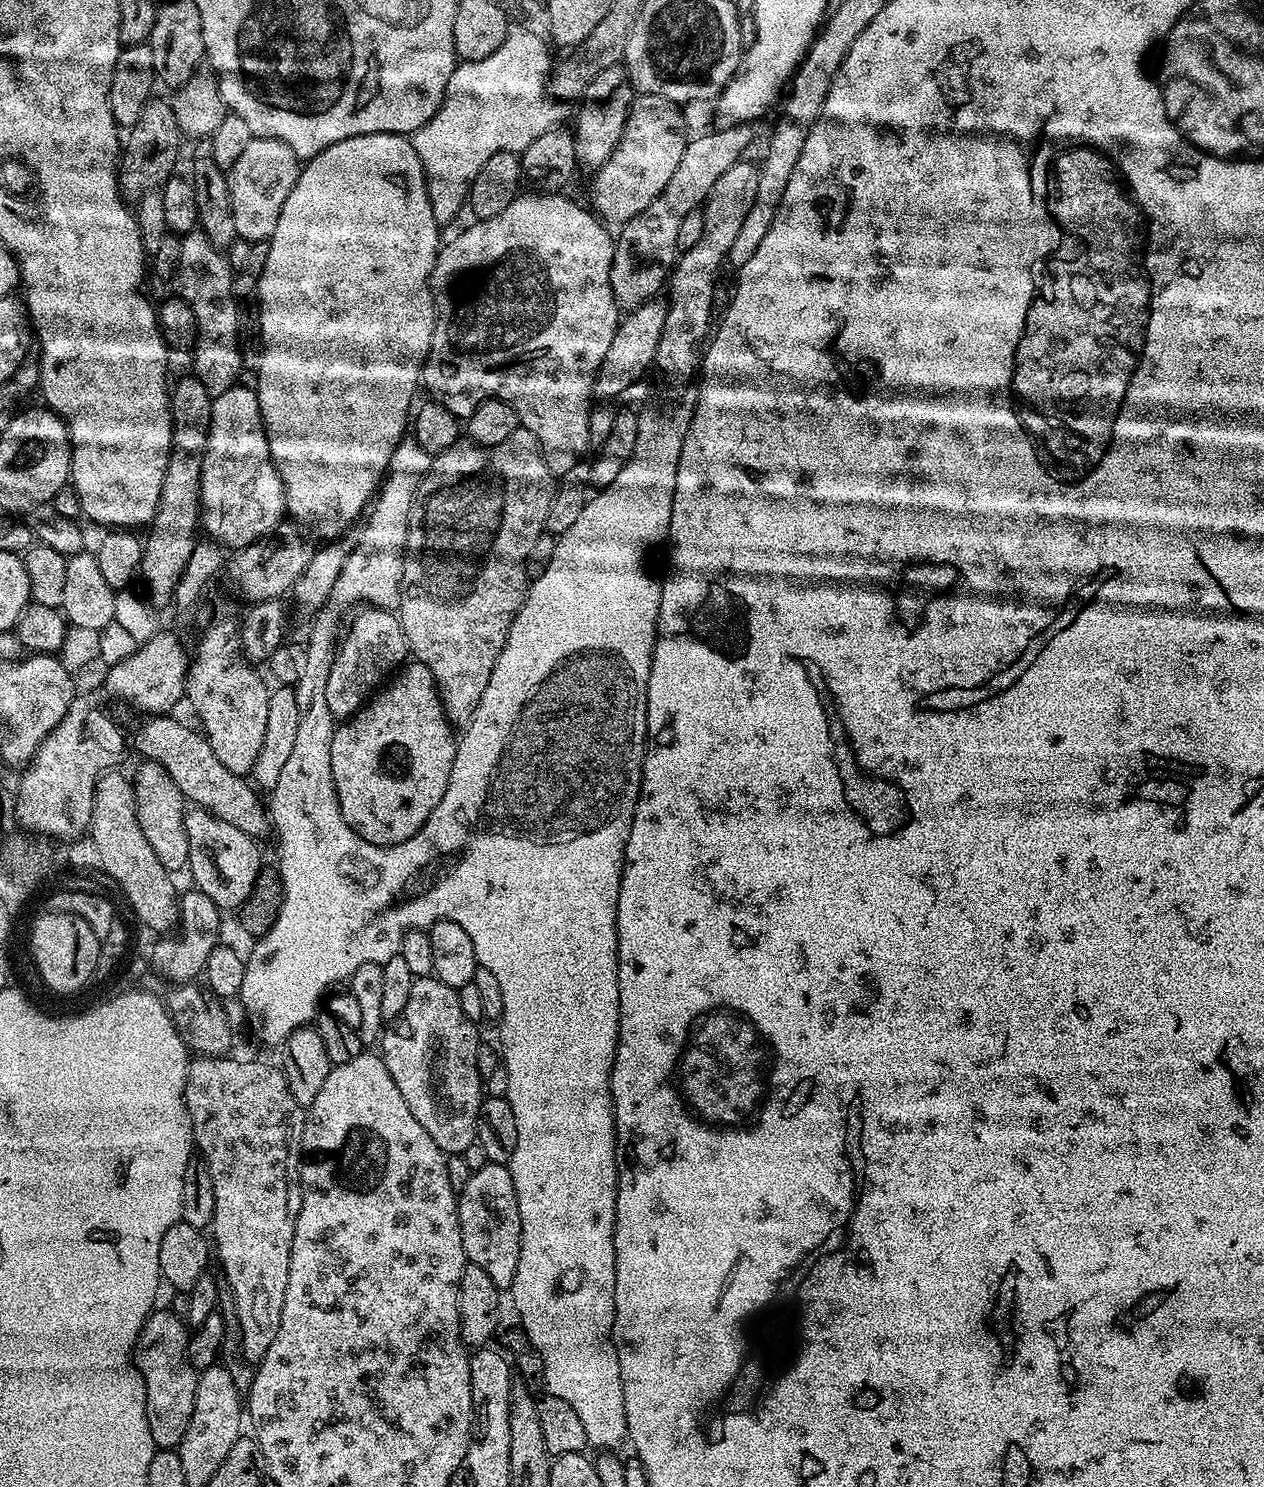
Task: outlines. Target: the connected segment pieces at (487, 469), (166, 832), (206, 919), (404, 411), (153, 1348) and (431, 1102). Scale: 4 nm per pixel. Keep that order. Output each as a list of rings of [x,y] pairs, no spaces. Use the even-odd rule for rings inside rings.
[[[518,427],[514,430],[514,434],[510,434],[510,438],[506,438],[506,442],[498,442],[498,446],[486,446],[483,448],[481,444],[473,444],[471,442],[457,442],[450,450],[446,450],[442,454],[432,457],[432,465],[430,470],[424,476],[416,490],[416,497],[412,503],[412,513],[408,519],[408,546],[404,549],[404,573],[402,574],[402,582],[400,583],[400,607],[398,615],[400,617],[400,625],[404,631],[404,637],[408,643],[408,651],[419,663],[425,664],[426,667],[434,674],[434,682],[436,689],[440,695],[440,701],[444,704],[444,712],[448,716],[448,721],[453,726],[467,726],[474,718],[474,710],[478,710],[478,702],[482,702],[482,694],[486,694],[486,682],[490,682],[490,674],[494,670],[494,662],[498,662],[498,654],[502,650],[502,646],[506,642],[506,638],[510,634],[510,626],[514,622],[514,618],[518,614],[518,610],[524,604],[524,599],[528,597],[530,587],[530,577],[528,574],[528,552],[534,546],[534,542],[538,542],[538,538],[545,531],[544,523],[546,522],[546,514],[550,510],[550,502],[552,501],[552,493],[554,491],[554,477],[552,471],[546,466],[544,456],[540,453],[540,443],[538,438],[534,438],[534,434],[530,434],[530,430]]]
[[[144,760],[141,768],[134,775],[134,798],[136,799],[136,813],[138,826],[142,826],[142,834],[146,834],[146,842],[150,842],[154,854],[158,854],[158,862],[173,874],[178,870],[187,869],[190,842],[186,838],[184,814],[186,801],[182,790],[174,783],[174,778],[166,774],[166,770],[157,760]]]
[[[198,890],[191,891],[180,896],[178,931],[167,938],[157,939],[160,941],[152,948],[152,964],[166,979],[172,980],[168,982],[195,981],[196,975],[199,977],[203,973],[212,948],[221,943],[222,909],[210,902],[206,894]]]
[[[395,132],[350,138],[322,150],[301,167],[300,177],[294,182],[286,202],[282,202],[278,226],[274,226],[274,234],[268,241],[270,255],[266,257],[266,266],[255,285],[260,295],[260,336],[264,339],[264,353],[260,356],[260,373],[256,376],[254,387],[258,406],[262,410],[264,432],[270,442],[272,461],[284,483],[287,515],[305,529],[313,528],[318,535],[328,536],[324,538],[345,535],[351,529],[348,527],[356,519],[361,519],[382,484],[394,450],[409,431],[410,413],[414,408],[412,399],[416,396],[416,388],[418,392],[422,384],[424,359],[432,345],[436,325],[436,303],[430,281],[436,255],[442,247],[440,232],[442,226],[434,218],[434,210],[430,206],[424,163],[418,158],[411,139]]]
[[[153,1310],[144,1320],[140,1337],[136,1339],[134,1359],[146,1386],[146,1418],[150,1422],[150,1438],[154,1438],[157,1449],[179,1449],[186,1434],[186,1426],[194,1414],[194,1394],[198,1390],[197,1368],[188,1360],[188,1338],[190,1332],[185,1321],[170,1310]]]
[[[433,975],[417,976],[410,986],[406,1006],[402,1006],[400,1013],[383,1029],[378,1041],[386,1070],[390,1070],[394,1086],[398,1086],[402,1098],[406,1098],[410,1114],[422,1122],[422,1130],[434,1138],[445,1154],[462,1154],[466,1146],[476,1143],[476,1119],[482,1099],[482,1078],[476,1065],[476,1052],[482,1040],[476,1037],[476,1028],[477,1025],[462,1014],[457,989],[446,986]]]

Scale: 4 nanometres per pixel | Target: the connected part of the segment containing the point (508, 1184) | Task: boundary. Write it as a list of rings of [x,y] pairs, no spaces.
[[[489,1162],[472,1174],[470,1182],[458,1193],[460,1233],[467,1263],[482,1266],[494,1286],[511,1289],[520,1257],[520,1215],[514,1182],[507,1167]]]

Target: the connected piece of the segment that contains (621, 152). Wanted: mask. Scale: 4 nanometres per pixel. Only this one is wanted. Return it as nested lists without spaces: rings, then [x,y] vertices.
[[[640,94],[633,99],[628,121],[614,154],[610,154],[607,162],[595,169],[593,175],[596,177],[592,180],[591,207],[605,221],[623,222],[634,218],[646,210],[646,206],[650,206],[658,194],[662,194],[666,182],[670,182],[682,159],[686,143],[684,116],[680,112],[683,111],[677,105],[661,96]]]

